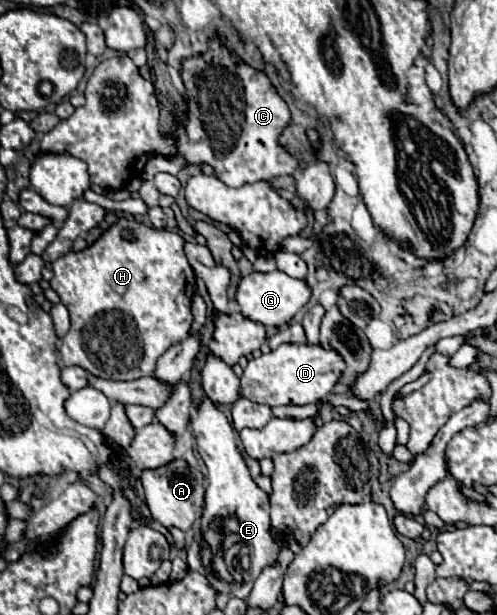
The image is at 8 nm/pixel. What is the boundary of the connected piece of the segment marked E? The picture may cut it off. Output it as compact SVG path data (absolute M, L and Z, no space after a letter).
M203 397L197 407L197 415L189 425L193 429L199 455L209 471L209 487L205 491L205 505L199 517L201 539L193 539L187 545L187 563L191 571L205 575L215 591L247 599L259 571L275 563L275 555L279 551L269 535L269 497L251 479L237 449L233 425L209 397Z

